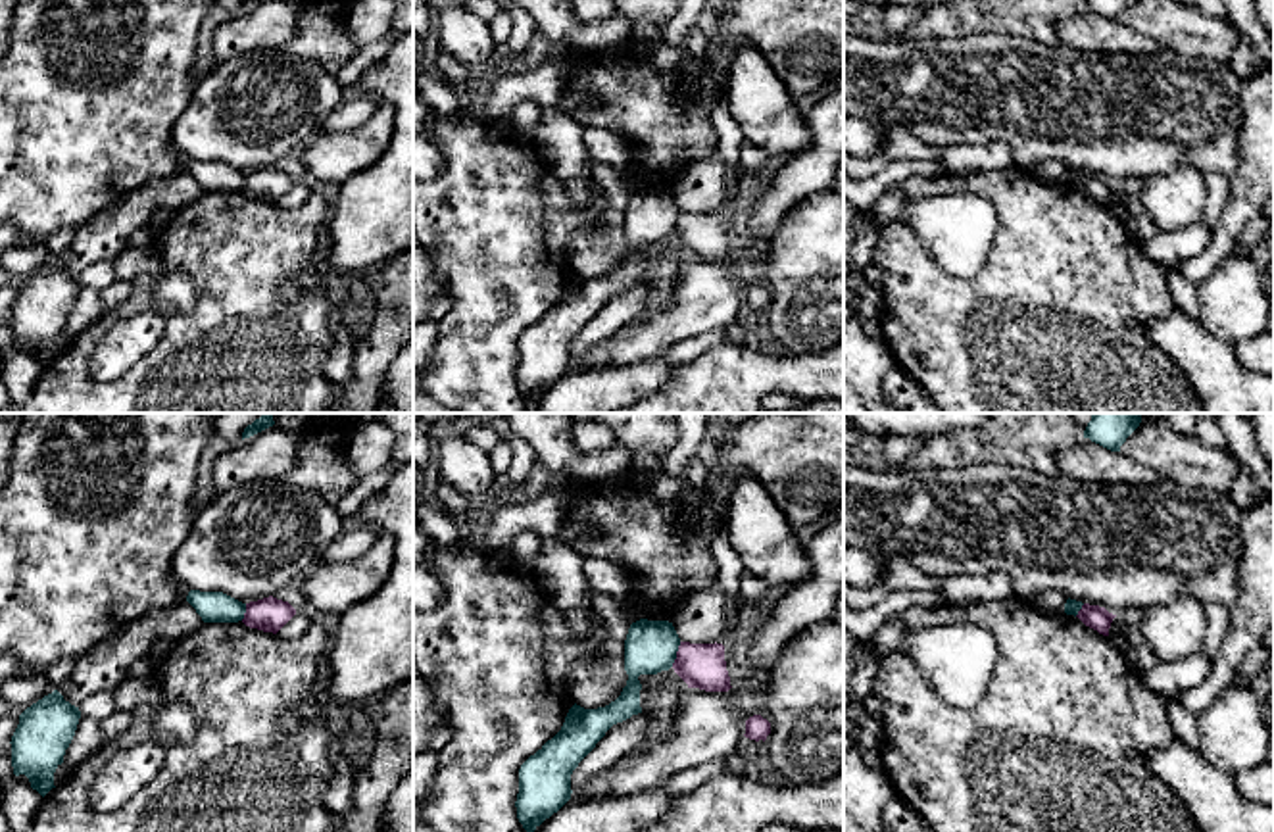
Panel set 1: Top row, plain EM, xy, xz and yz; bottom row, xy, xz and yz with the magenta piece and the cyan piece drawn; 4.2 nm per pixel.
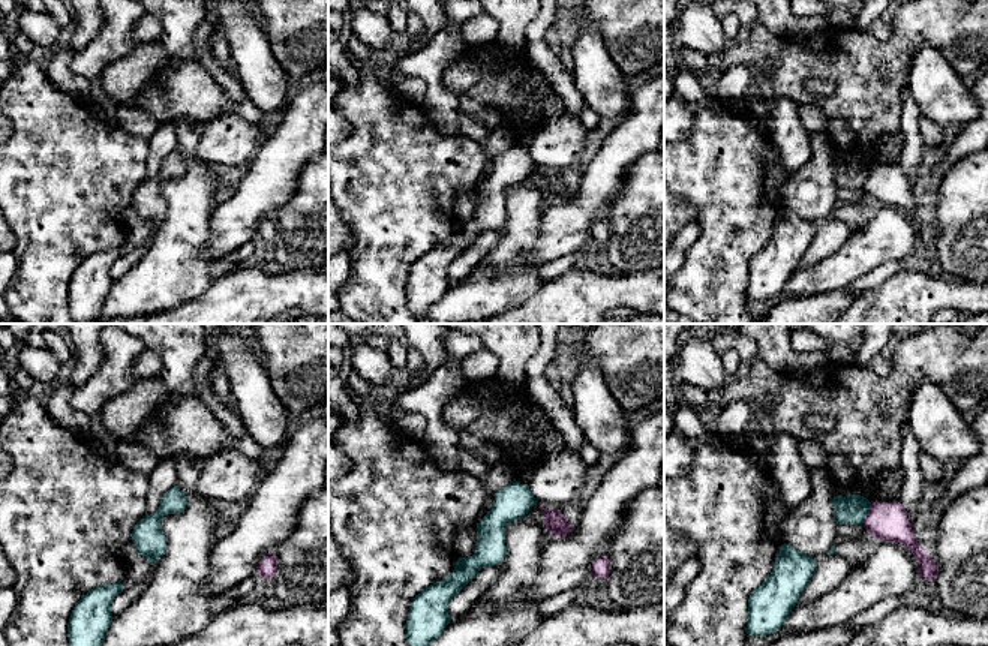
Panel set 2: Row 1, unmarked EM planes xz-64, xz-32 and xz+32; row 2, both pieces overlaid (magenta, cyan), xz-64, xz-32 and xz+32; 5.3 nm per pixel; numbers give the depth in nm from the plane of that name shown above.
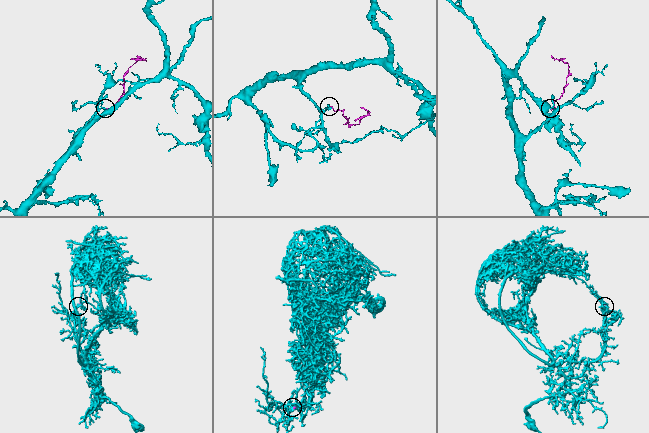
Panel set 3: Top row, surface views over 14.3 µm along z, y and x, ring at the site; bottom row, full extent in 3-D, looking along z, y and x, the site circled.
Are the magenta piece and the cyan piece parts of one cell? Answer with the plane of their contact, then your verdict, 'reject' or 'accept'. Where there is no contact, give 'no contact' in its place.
xz | reject

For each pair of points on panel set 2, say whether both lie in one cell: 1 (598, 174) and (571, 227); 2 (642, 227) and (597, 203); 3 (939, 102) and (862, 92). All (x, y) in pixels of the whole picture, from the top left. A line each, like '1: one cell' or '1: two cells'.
1: one cell
2: two cells
3: two cells

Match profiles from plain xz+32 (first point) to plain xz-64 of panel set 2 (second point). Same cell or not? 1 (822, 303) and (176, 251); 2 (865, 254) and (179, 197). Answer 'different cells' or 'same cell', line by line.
1: same cell
2: different cells

